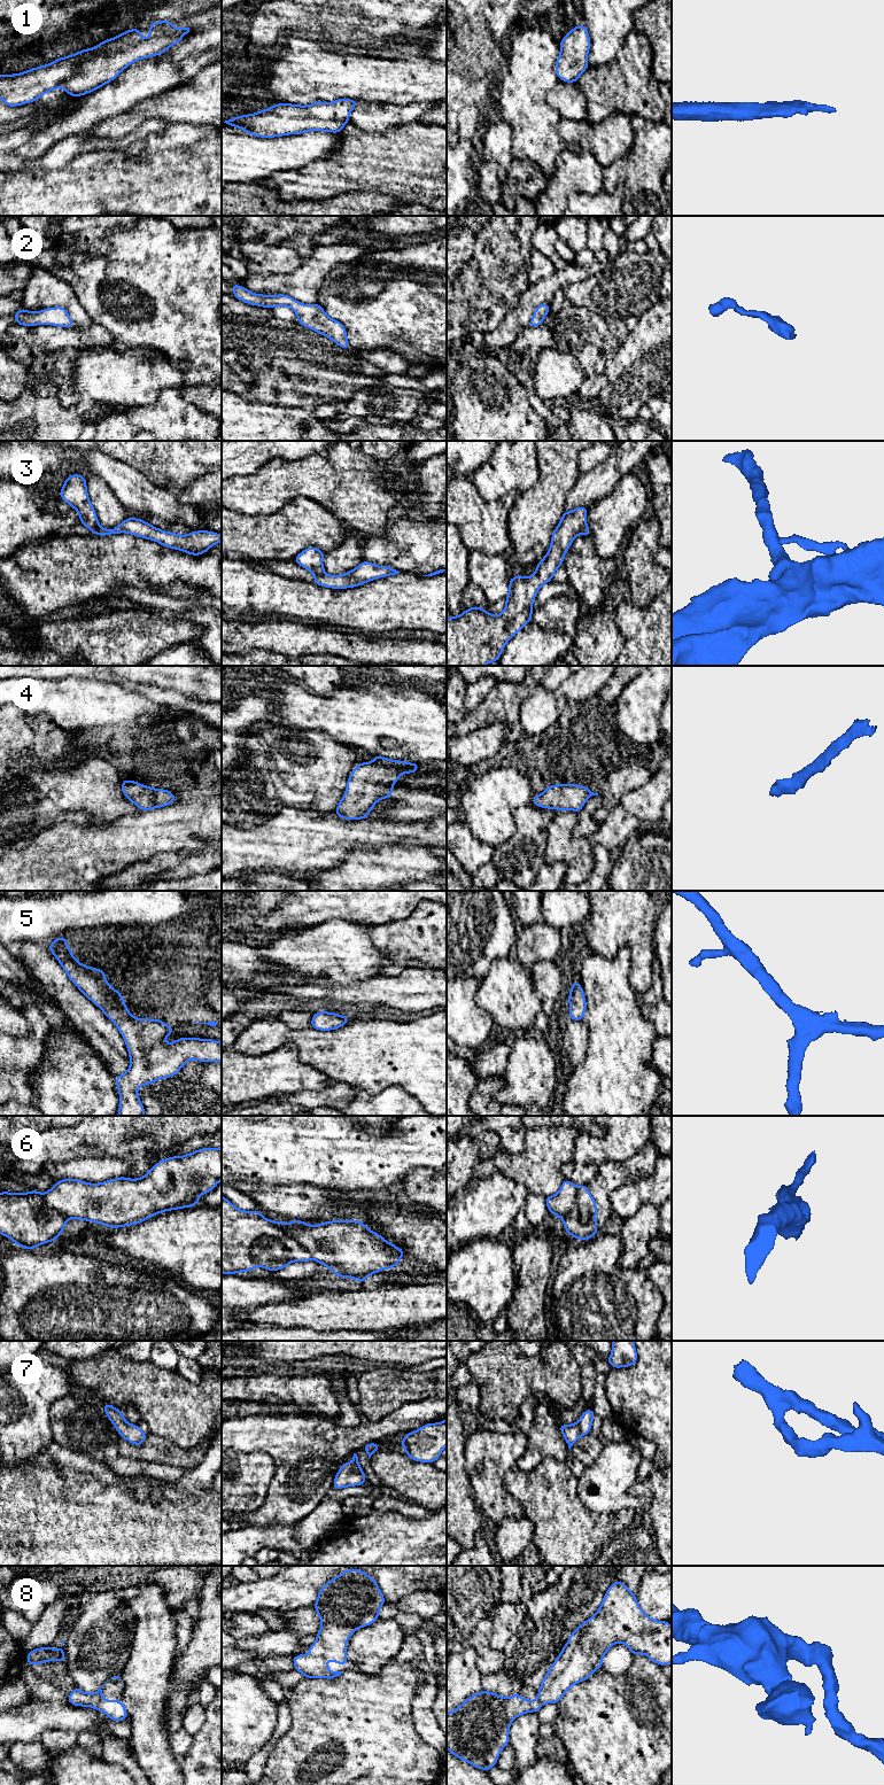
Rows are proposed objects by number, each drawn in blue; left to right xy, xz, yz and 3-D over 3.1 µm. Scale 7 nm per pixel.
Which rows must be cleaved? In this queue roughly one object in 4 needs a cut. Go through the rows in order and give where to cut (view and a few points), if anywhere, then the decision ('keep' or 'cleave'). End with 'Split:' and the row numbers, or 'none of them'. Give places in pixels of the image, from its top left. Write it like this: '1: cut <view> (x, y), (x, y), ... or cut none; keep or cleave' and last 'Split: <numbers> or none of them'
1: cut none; keep
2: cut none; keep
3: cut xy (99, 525), (91, 530); cleave
4: cut none; keep
5: cut none; keep
6: cut xz (273, 1221), (312, 1258); cleave
7: cut none; keep
8: cut none; keep
Split: 3, 6

